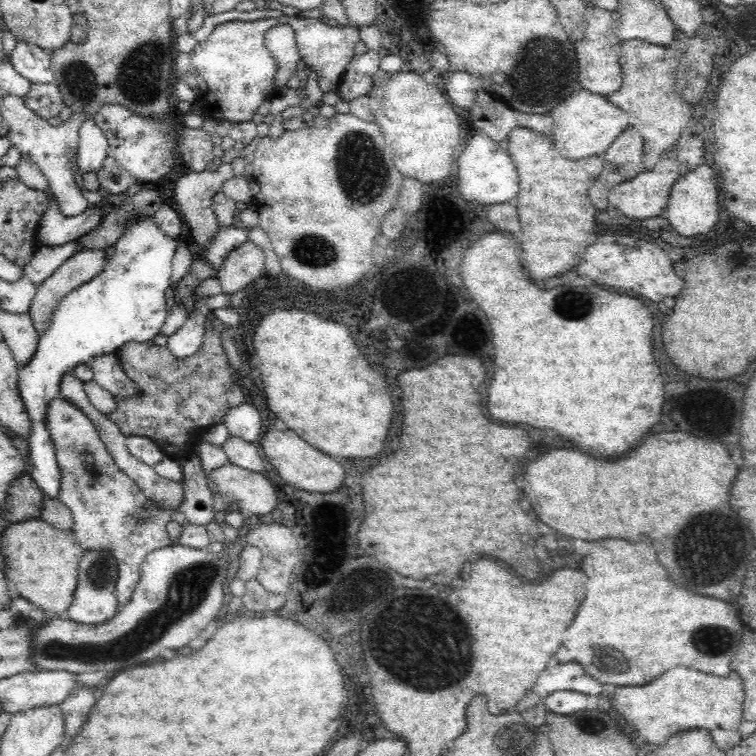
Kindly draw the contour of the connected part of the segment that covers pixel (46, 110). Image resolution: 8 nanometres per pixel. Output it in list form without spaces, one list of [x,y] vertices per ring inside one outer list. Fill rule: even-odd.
[[[54,83],[32,85],[26,97],[24,105],[38,118],[48,121],[59,116],[63,104],[61,94]]]

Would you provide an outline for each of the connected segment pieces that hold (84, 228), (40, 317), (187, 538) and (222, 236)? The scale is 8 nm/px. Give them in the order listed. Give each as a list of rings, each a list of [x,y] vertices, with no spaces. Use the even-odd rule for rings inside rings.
[[[53,194],[47,199],[46,210],[40,218],[37,230],[37,243],[41,246],[62,246],[84,237],[99,226],[100,218],[112,212],[115,205],[109,202],[102,208],[88,207],[80,214],[66,216],[59,209],[59,202]]]
[[[79,248],[64,264],[61,264],[54,272],[44,280],[36,291],[35,297],[32,299],[29,311],[27,312],[33,320],[34,326],[40,336],[42,332],[48,328],[48,322],[50,316],[54,314],[56,306],[60,304],[60,300],[68,294],[82,286],[88,280],[92,280],[98,272],[102,272],[102,268],[106,266],[107,254],[105,254],[104,248],[98,248],[98,250],[90,250],[89,248]]]
[[[59,392],[46,404],[44,427],[50,433],[50,441],[54,445],[52,453],[60,469],[57,498],[72,511],[74,522],[71,530],[76,542],[83,550],[109,550],[118,563],[119,573],[115,585],[117,611],[122,610],[132,599],[140,581],[142,561],[150,552],[175,542],[192,548],[208,548],[212,541],[206,525],[190,524],[178,510],[156,511],[144,507],[146,497],[136,482],[120,470],[93,422]],[[172,520],[182,527],[175,541],[170,539],[166,531],[166,524]]]
[[[239,225],[220,227],[216,238],[214,238],[214,242],[208,247],[203,258],[205,258],[217,272],[224,264],[228,254],[248,241],[247,235],[248,230]]]

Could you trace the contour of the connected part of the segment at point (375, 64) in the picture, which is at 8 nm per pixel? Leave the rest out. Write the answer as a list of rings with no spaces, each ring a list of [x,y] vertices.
[[[367,50],[362,55],[354,55],[339,84],[340,100],[350,103],[358,96],[370,94],[372,76],[379,69],[380,60],[377,51],[373,50]]]

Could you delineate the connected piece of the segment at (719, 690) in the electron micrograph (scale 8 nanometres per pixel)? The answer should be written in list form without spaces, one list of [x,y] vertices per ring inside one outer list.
[[[686,666],[672,668],[664,672],[660,678],[646,686],[616,686],[616,692],[612,698],[612,706],[616,712],[620,712],[638,732],[638,736],[650,744],[664,744],[670,736],[689,731],[692,729],[706,729],[710,731],[714,744],[720,750],[726,750],[730,744],[736,744],[740,740],[739,730],[742,718],[742,702],[744,700],[744,689],[742,679],[738,674],[728,676],[710,676],[702,672],[694,672]]]

